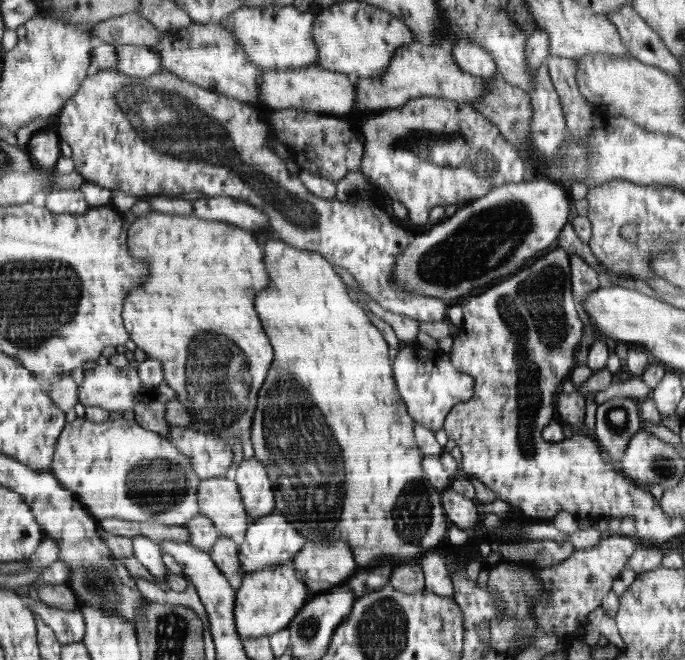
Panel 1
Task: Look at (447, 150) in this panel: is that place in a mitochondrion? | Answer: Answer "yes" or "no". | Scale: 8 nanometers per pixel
yes

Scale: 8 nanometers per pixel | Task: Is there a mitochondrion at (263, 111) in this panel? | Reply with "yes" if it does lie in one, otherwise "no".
no

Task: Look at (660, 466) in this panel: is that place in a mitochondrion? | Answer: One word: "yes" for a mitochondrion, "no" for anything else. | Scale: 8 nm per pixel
yes

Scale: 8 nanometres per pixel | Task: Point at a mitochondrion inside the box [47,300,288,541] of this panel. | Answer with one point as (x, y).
(215, 369)

